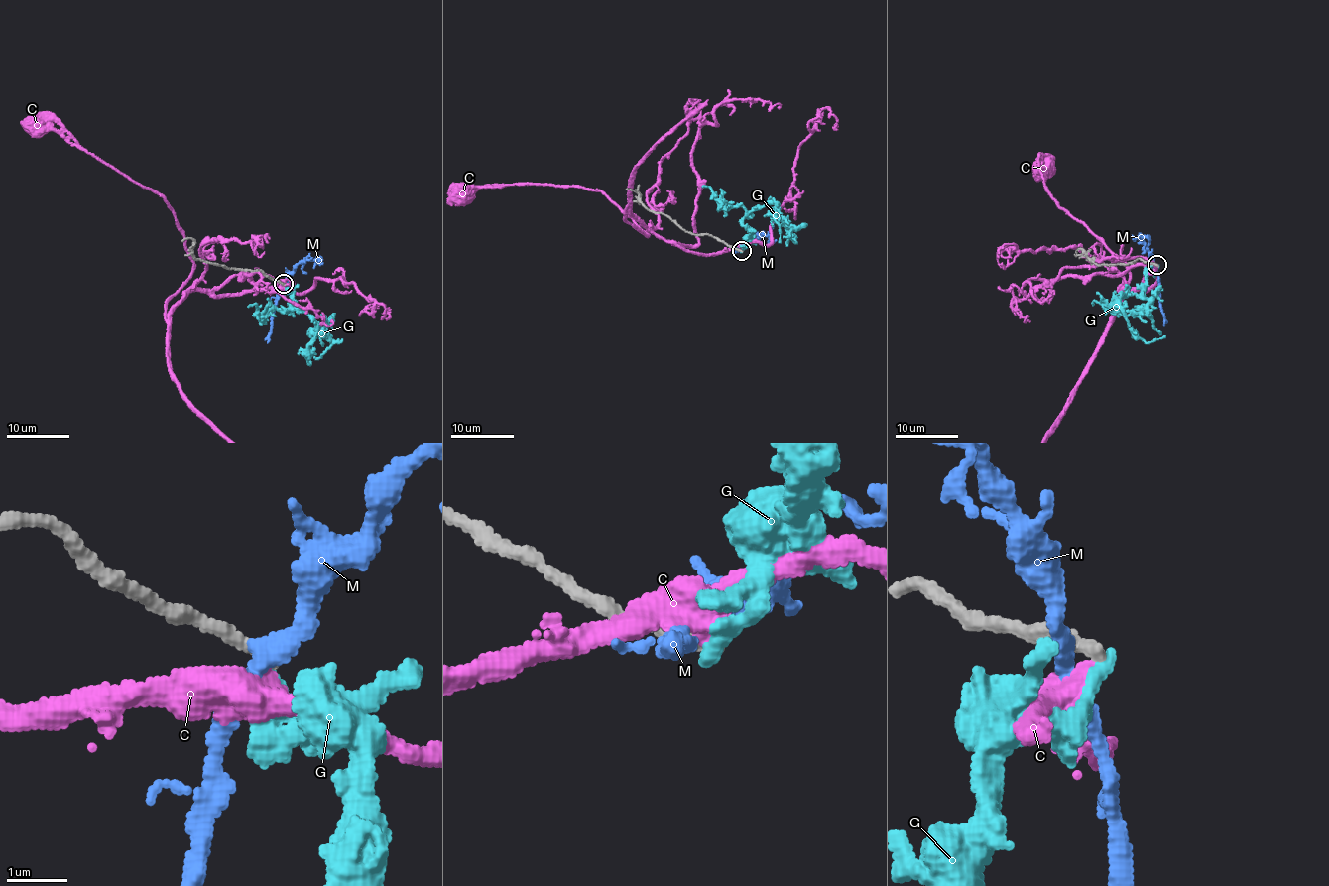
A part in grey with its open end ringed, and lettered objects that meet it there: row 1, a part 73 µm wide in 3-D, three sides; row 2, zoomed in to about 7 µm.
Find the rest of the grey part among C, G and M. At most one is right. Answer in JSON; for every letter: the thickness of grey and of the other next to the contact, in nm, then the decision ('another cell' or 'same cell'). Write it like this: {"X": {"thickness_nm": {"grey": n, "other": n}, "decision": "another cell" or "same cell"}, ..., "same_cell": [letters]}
{"C": {"thickness_nm": {"grey": 220, "other": 320}, "decision": "another cell"}, "G": {"thickness_nm": {"grey": 220, "other": 280}, "decision": "another cell"}, "M": {"thickness_nm": {"grey": 260, "other": 260}, "decision": "another cell"}, "same_cell": []}

